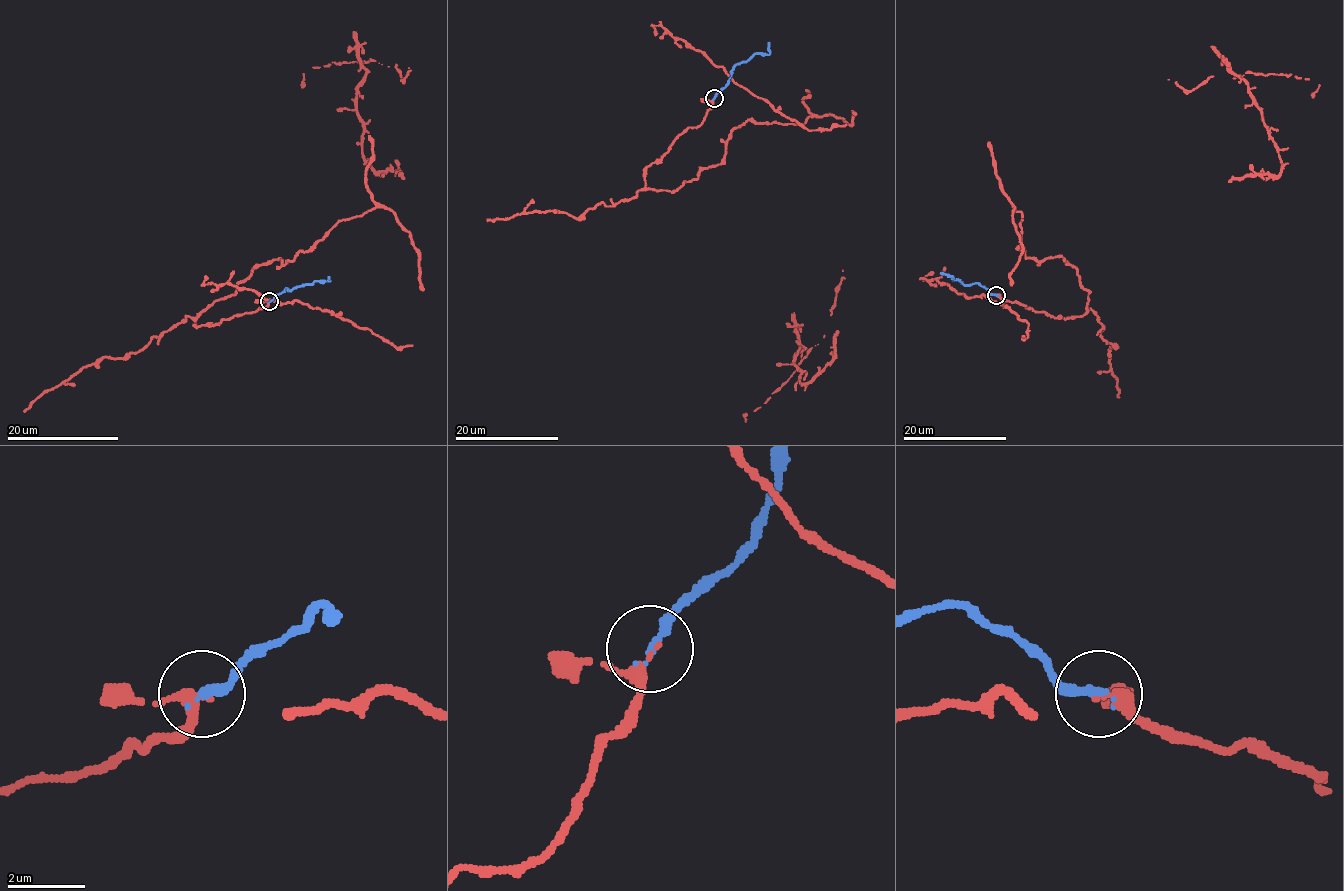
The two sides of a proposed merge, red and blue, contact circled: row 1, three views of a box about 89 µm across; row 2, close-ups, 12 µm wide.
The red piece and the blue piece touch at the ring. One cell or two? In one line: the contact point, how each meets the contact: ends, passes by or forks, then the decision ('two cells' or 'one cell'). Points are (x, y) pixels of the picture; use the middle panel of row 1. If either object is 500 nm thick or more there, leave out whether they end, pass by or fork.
at (714, 98); red passes by; blue ends there; one cell

